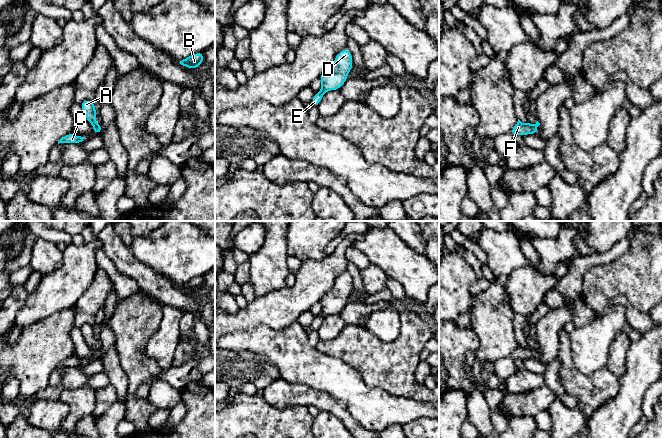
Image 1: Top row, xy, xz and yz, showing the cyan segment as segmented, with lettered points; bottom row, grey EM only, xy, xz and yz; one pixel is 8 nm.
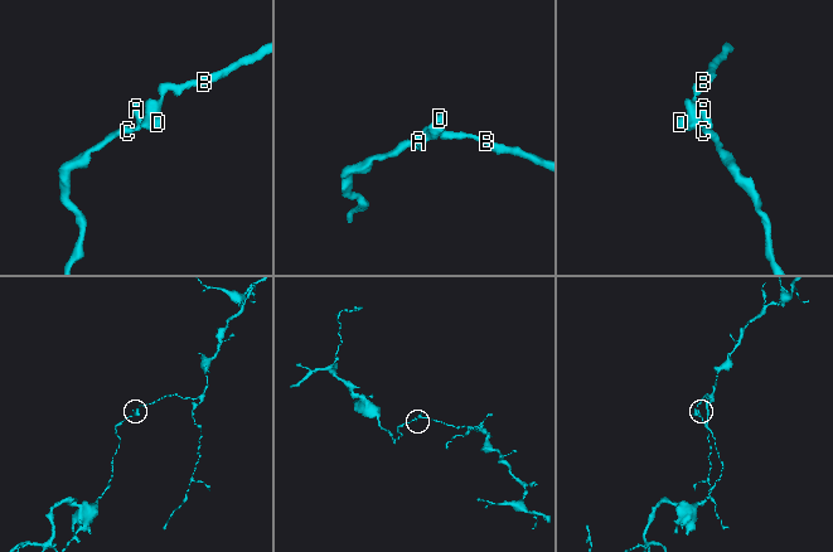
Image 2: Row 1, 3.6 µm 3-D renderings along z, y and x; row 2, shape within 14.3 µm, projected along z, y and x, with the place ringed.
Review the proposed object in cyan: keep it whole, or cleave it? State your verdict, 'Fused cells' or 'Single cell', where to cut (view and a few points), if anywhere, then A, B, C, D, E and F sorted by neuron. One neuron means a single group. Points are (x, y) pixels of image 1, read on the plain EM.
Fused cells. Split along xy (98, 348), (94, 351). Groups: A C E / B D F

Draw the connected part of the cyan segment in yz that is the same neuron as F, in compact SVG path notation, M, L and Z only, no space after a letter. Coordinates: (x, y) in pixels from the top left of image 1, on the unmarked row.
M519 343L517 348L511 353L510 357L513 360L517 359L528 359L528 358L537 358L538 352L535 350L535 348L527 347L523 348Z

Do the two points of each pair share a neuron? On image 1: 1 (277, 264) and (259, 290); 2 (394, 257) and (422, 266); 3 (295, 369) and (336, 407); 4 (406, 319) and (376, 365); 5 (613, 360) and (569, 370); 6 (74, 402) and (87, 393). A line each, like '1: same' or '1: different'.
1: same
2: same
3: different
4: same
5: different
6: same

